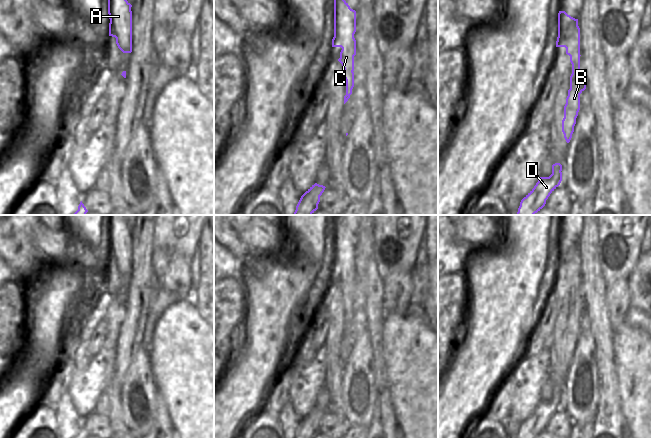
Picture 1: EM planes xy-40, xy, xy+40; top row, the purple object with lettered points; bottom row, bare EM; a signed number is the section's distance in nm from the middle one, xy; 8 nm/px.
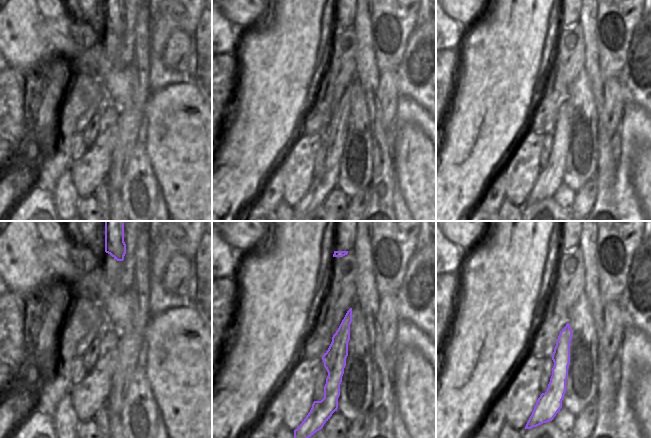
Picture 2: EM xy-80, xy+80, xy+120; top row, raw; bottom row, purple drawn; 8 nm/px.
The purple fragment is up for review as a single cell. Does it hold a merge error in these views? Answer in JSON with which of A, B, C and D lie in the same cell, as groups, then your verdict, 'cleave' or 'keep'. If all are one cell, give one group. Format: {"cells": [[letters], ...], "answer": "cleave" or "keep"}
{"cells": [["A", "B", "C", "D"]], "answer": "keep"}

